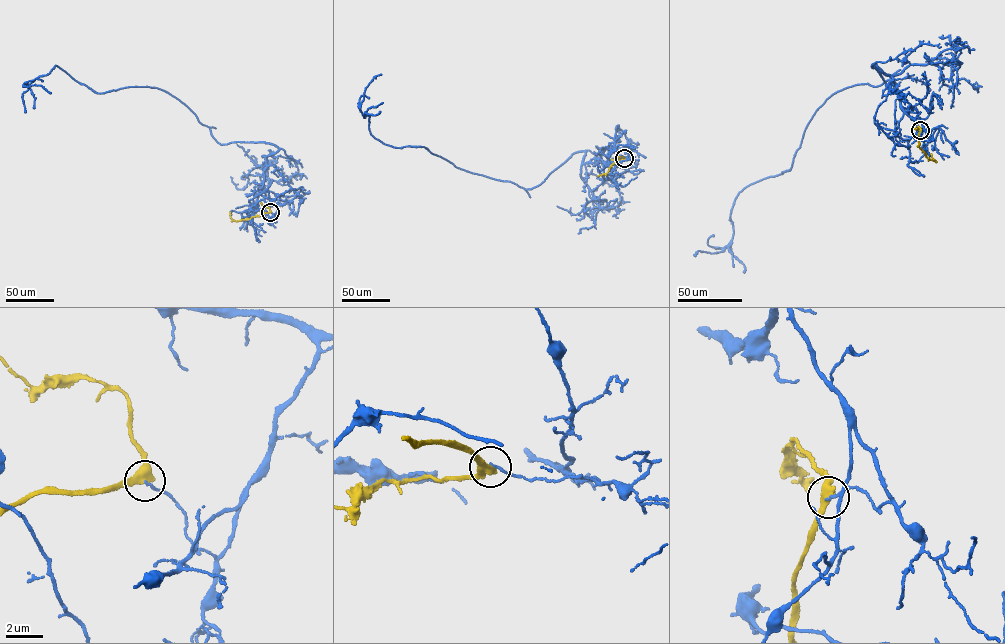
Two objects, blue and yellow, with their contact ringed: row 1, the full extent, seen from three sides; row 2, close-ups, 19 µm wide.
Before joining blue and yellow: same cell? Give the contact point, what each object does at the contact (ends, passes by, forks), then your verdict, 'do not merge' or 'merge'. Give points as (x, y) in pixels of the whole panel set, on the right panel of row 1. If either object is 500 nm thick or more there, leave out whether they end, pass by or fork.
at (920, 130); blue ends there; yellow passes by; do not merge

